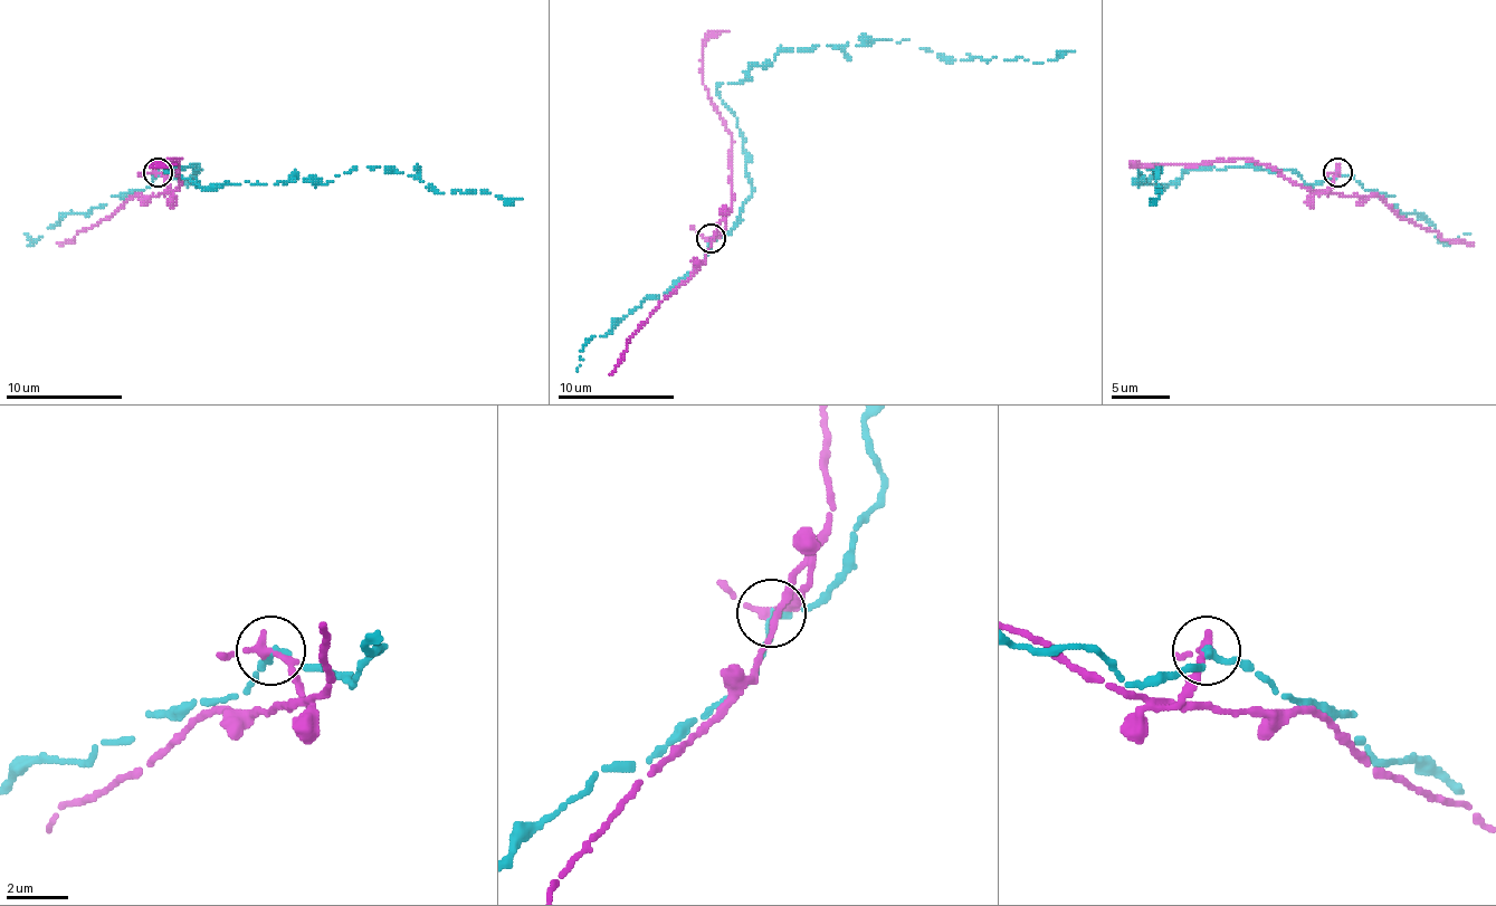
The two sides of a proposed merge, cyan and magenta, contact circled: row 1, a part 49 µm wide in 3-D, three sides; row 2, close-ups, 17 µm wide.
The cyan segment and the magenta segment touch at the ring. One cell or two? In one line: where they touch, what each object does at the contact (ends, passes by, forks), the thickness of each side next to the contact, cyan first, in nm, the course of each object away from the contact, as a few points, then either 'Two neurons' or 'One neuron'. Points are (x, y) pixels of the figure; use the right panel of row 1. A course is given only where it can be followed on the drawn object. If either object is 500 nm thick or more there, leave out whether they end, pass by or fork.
Place: (1337, 172). At the ring cyan passes by. At the ring magenta passes by. Thickness 240 nm (cyan) against 280 nm. Course of cyan: (1336, 172), (1307, 184), (1188, 170), (1164, 187), (1139, 184), (1139, 167), (1159, 172), (1150, 199). Course of magenta: (1336, 172), (1324, 190), (1302, 187), (1244, 158), (1130, 164). Two neurons

